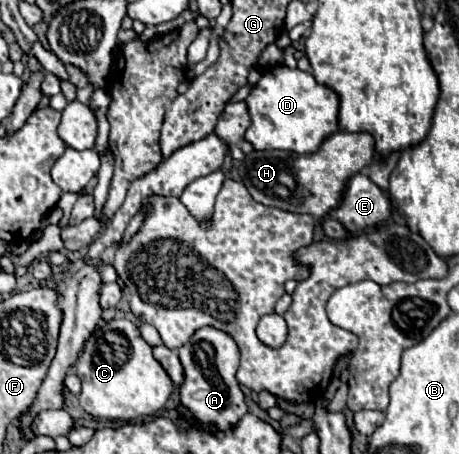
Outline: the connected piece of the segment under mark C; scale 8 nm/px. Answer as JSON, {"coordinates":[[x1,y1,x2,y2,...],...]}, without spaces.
{"coordinates":[[127,318,99,322,77,360,77,376,83,384,79,402,85,412,103,420,133,420,155,414,175,390,169,374,153,358,151,346,141,338,139,326]]}

